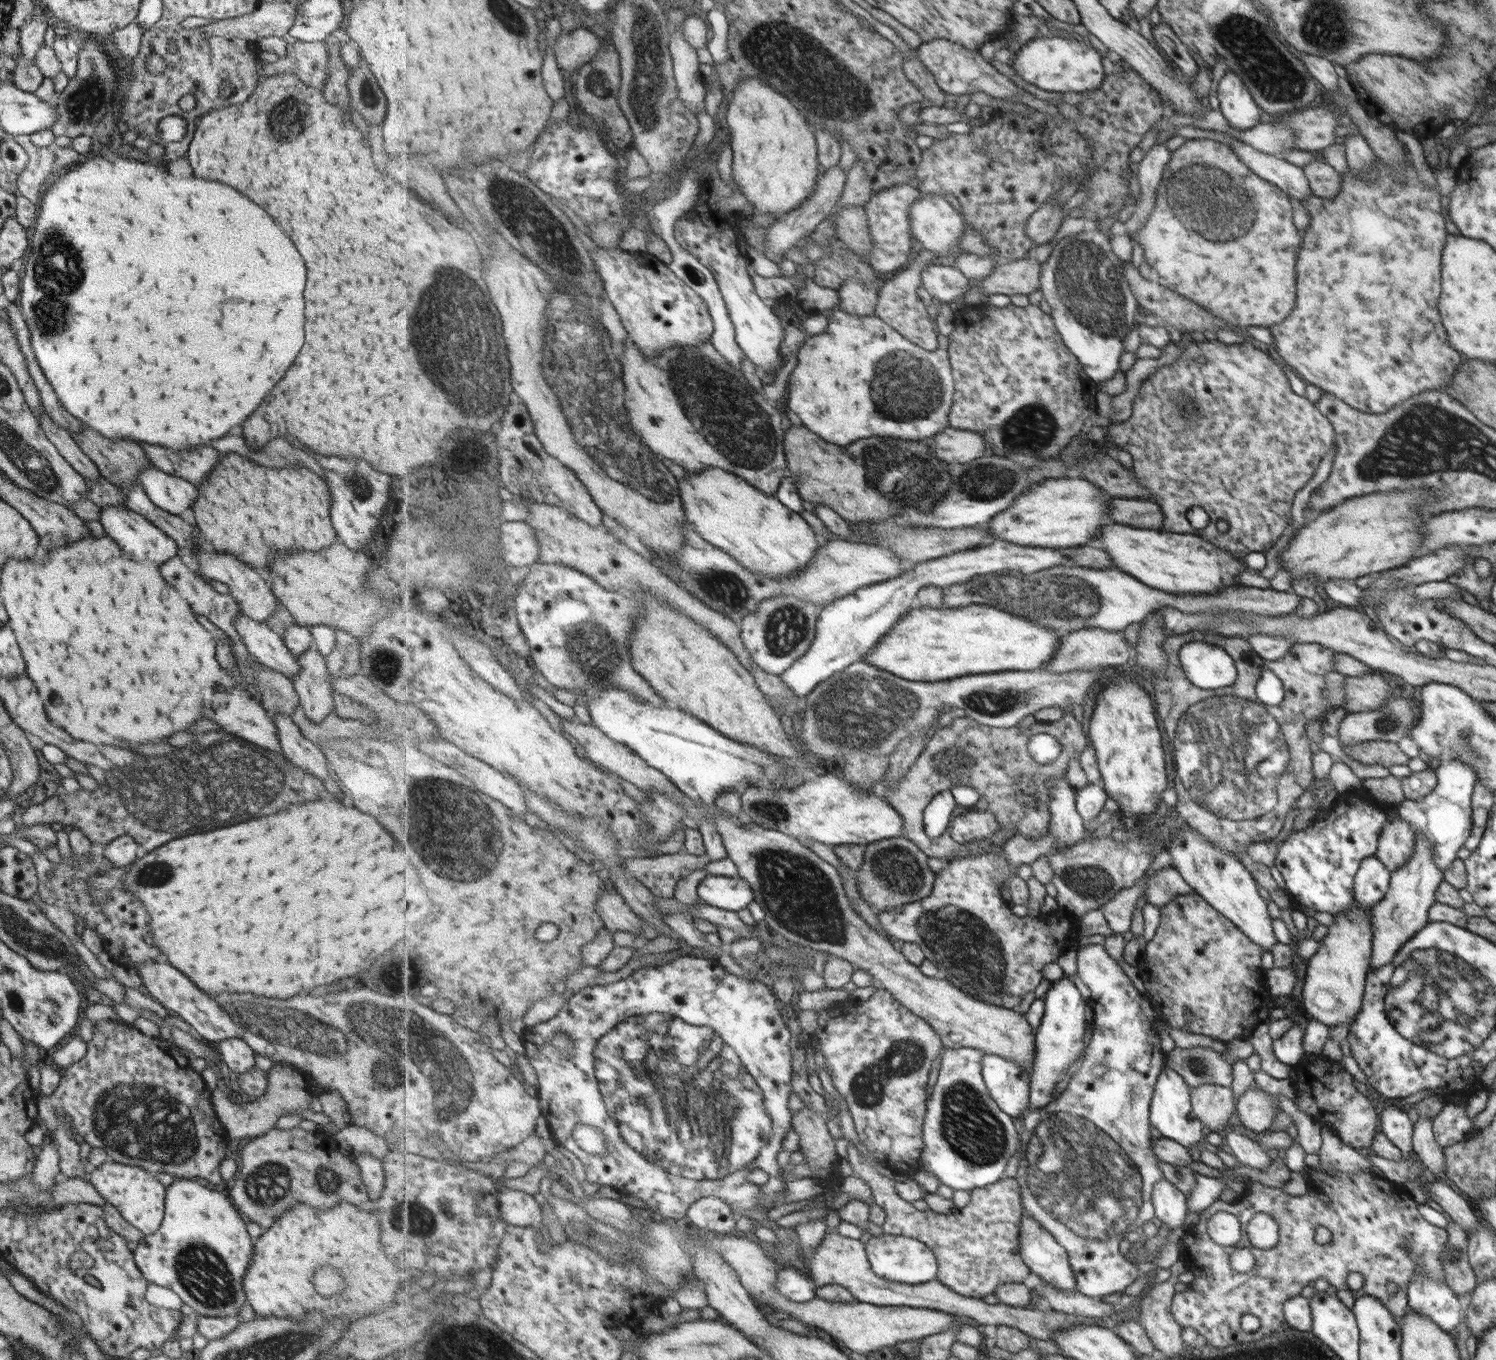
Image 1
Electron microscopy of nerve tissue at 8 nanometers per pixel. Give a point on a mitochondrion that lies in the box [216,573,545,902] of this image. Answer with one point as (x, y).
(461, 837)

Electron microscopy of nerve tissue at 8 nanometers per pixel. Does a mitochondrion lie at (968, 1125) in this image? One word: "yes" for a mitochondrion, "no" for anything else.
yes

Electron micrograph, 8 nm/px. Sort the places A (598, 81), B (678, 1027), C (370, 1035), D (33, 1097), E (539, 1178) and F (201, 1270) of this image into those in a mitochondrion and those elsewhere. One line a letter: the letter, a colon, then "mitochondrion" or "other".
A: mitochondrion
B: mitochondrion
C: mitochondrion
D: other
E: other
F: mitochondrion

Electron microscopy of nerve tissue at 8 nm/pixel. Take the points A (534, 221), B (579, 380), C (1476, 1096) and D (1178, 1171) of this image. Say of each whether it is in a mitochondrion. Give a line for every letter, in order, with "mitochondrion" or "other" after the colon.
A: mitochondrion
B: mitochondrion
C: other
D: other

